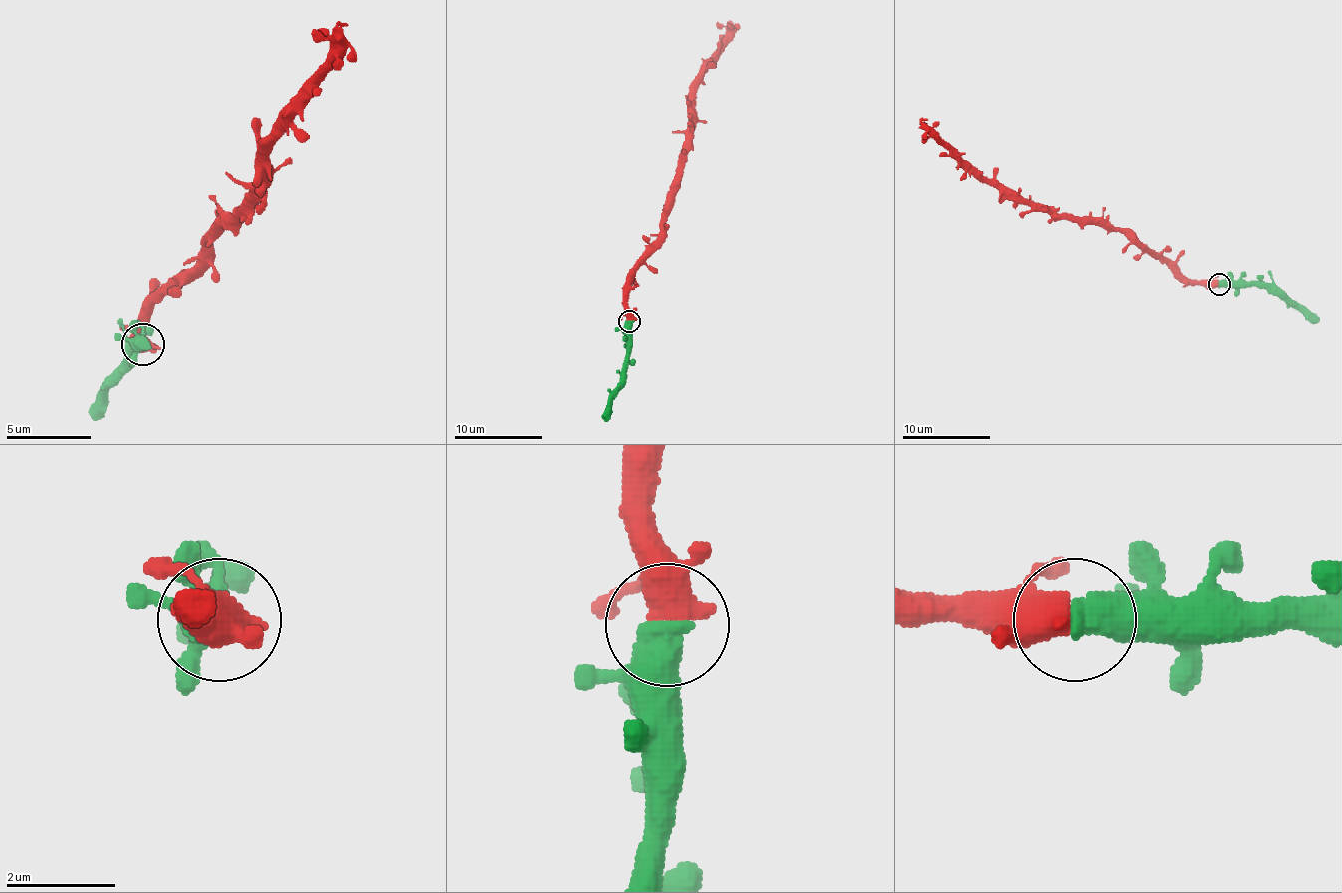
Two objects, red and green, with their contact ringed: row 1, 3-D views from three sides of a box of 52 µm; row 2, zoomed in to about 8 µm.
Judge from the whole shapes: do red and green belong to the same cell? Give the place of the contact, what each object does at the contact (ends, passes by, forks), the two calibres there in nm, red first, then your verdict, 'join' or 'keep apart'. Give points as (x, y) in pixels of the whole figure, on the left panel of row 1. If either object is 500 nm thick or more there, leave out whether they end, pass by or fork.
place (143, 344); calibres 360 and 650 nm; join

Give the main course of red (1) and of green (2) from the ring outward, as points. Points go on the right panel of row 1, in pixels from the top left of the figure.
1: (1217, 284), (1189, 281), (1138, 242), (1119, 231), (1057, 218), (1007, 198), (994, 185), (980, 181), (921, 124)
2: (1219, 284), (1254, 284), (1279, 288), (1318, 321)

